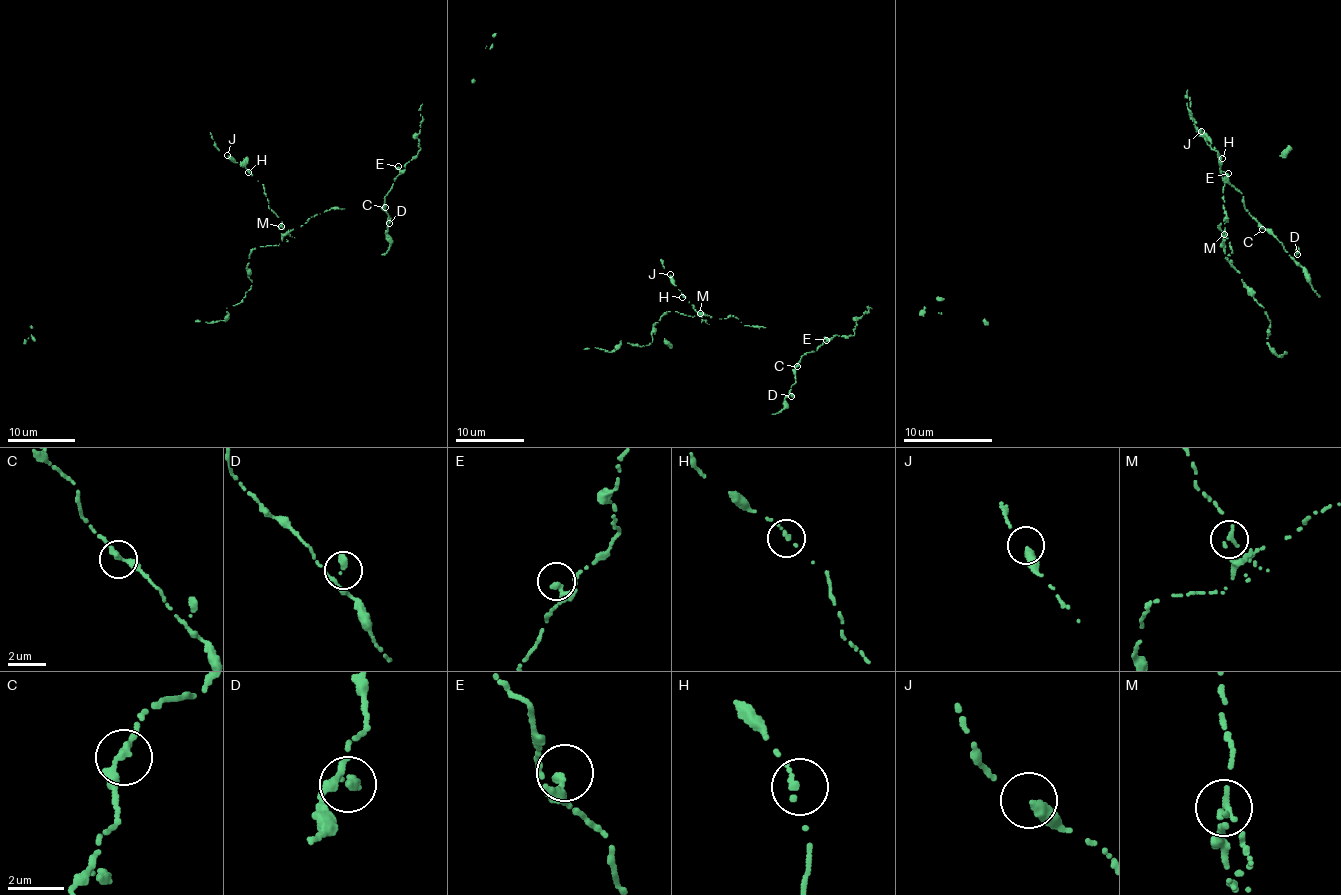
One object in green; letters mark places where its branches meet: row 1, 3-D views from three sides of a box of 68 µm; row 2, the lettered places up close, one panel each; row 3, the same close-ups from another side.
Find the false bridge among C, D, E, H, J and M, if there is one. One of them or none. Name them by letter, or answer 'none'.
M

